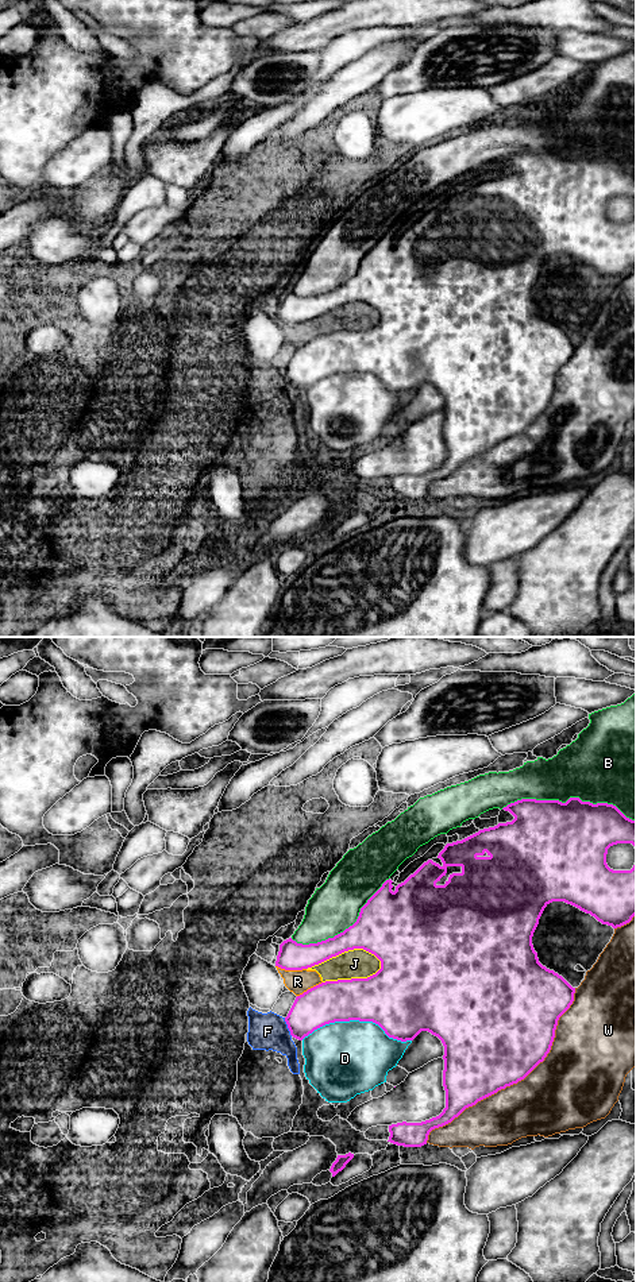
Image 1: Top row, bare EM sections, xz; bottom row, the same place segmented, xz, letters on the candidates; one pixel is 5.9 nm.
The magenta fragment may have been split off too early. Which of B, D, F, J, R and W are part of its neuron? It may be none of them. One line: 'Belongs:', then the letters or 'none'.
Belongs: none

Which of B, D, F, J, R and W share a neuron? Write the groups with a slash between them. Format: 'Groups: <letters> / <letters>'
Groups: B / D / F J R / W

